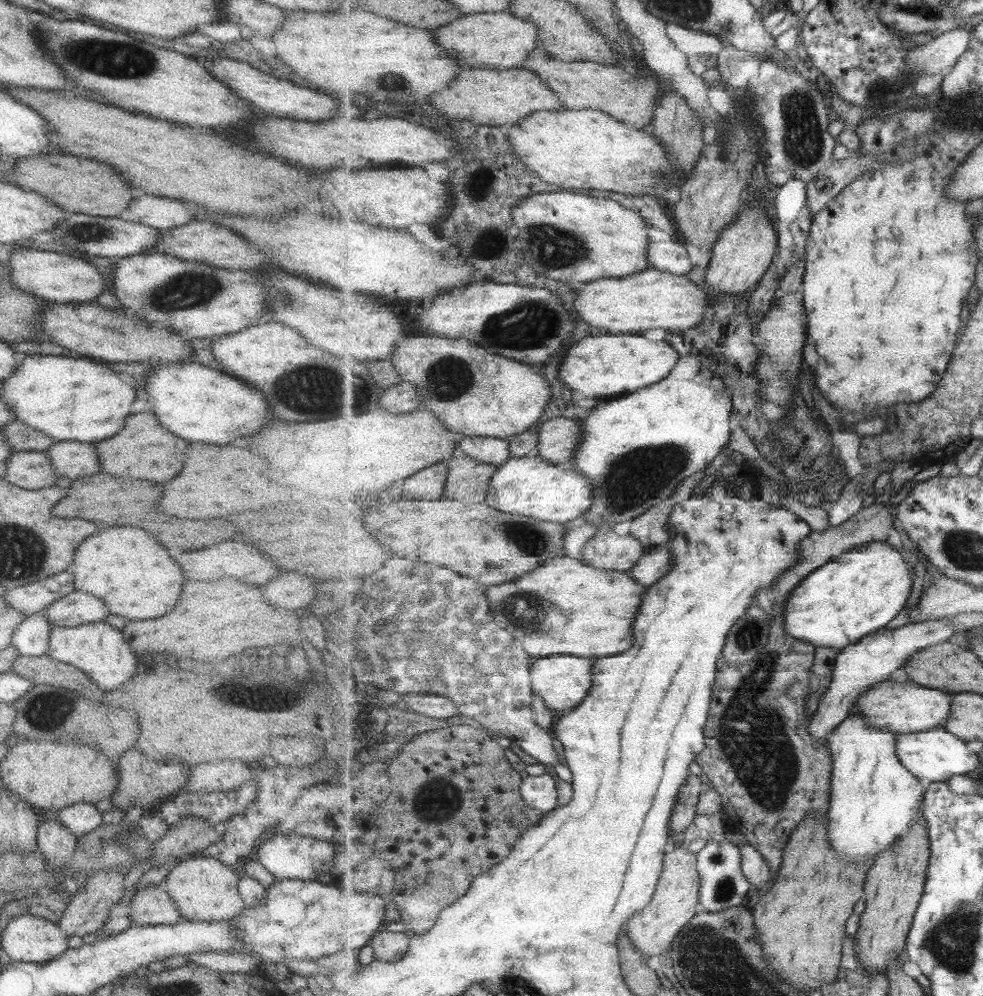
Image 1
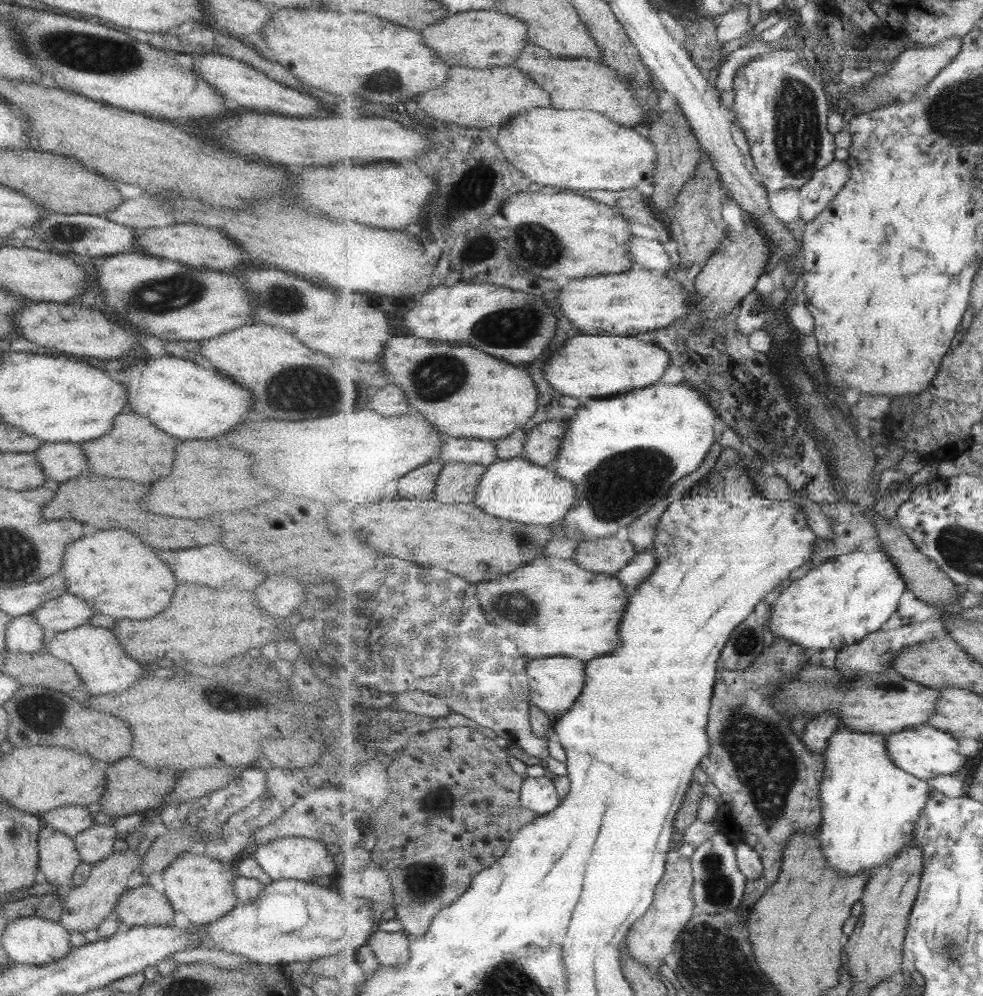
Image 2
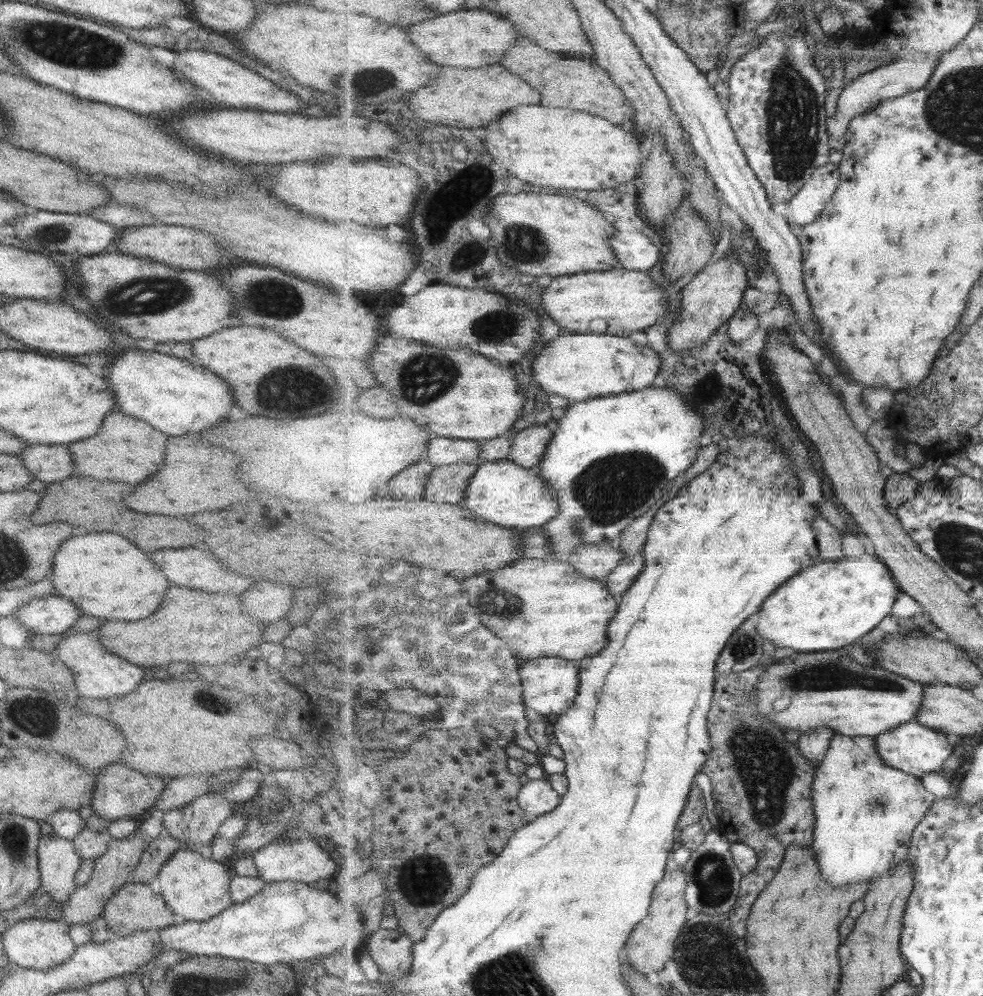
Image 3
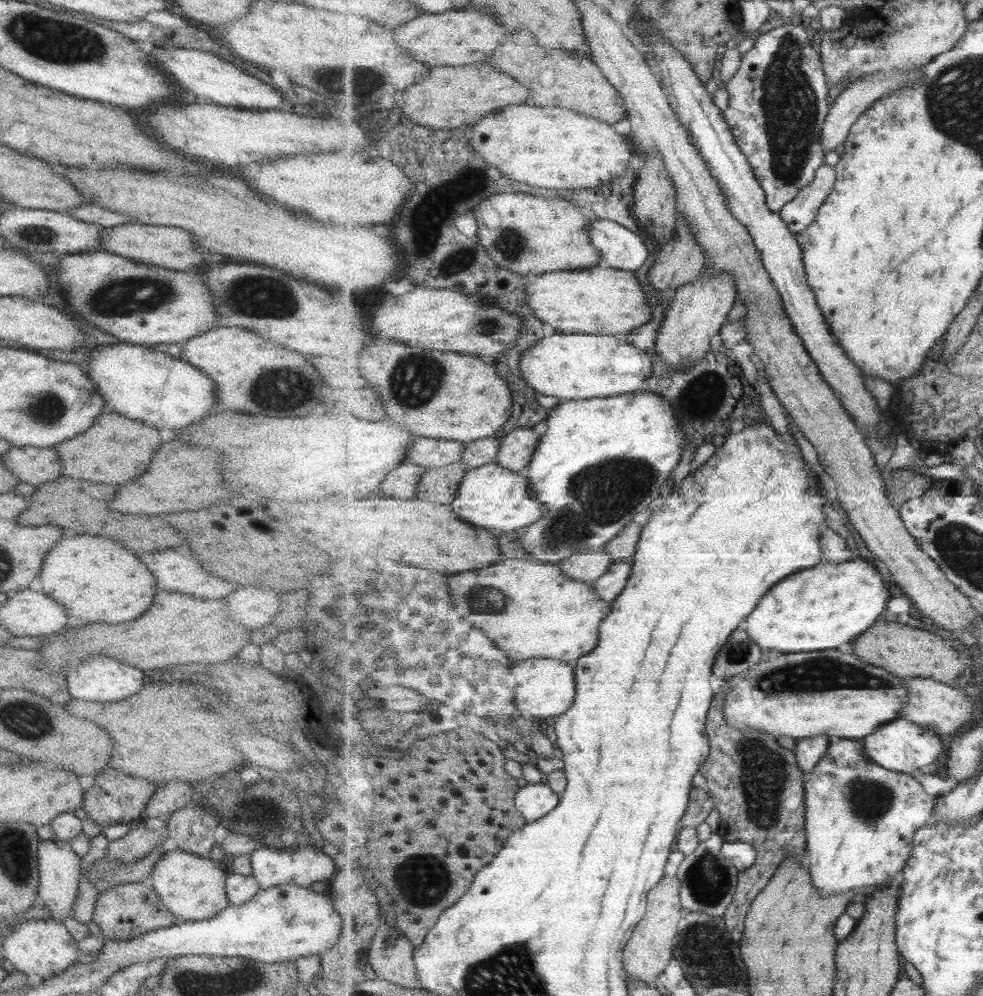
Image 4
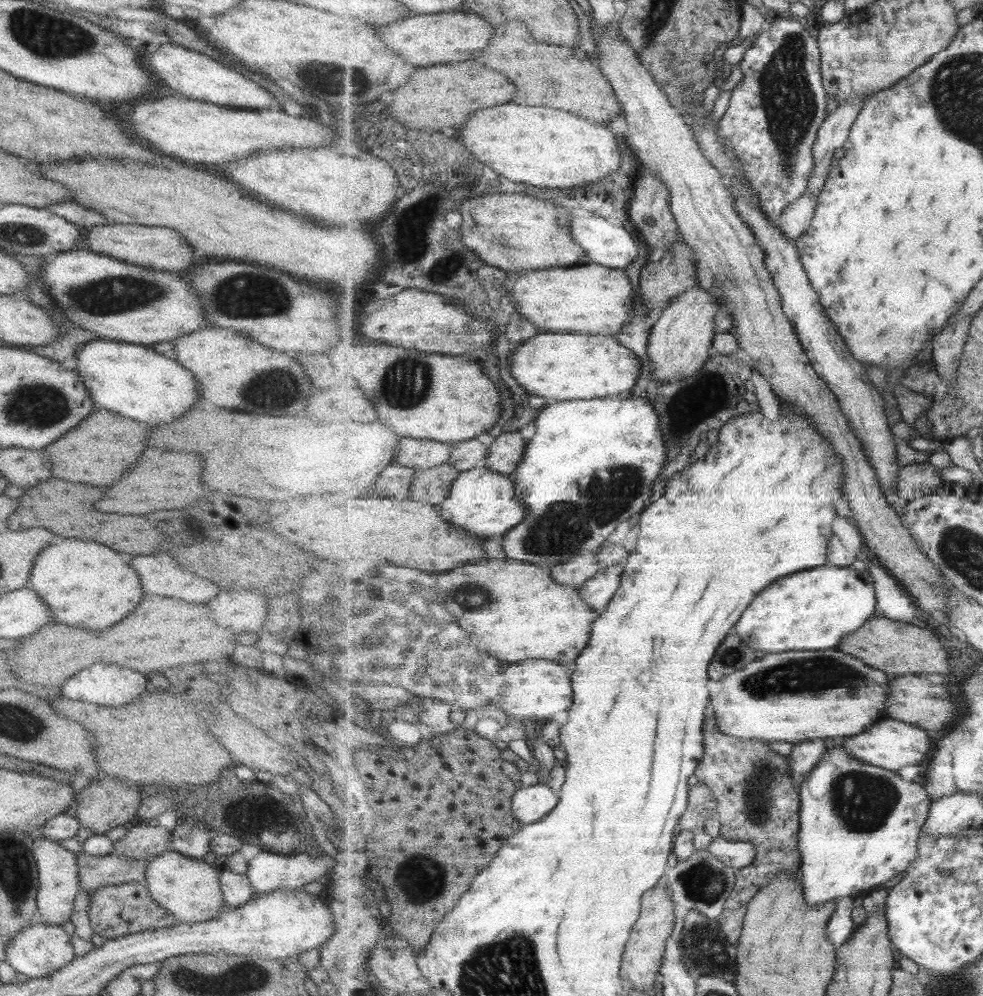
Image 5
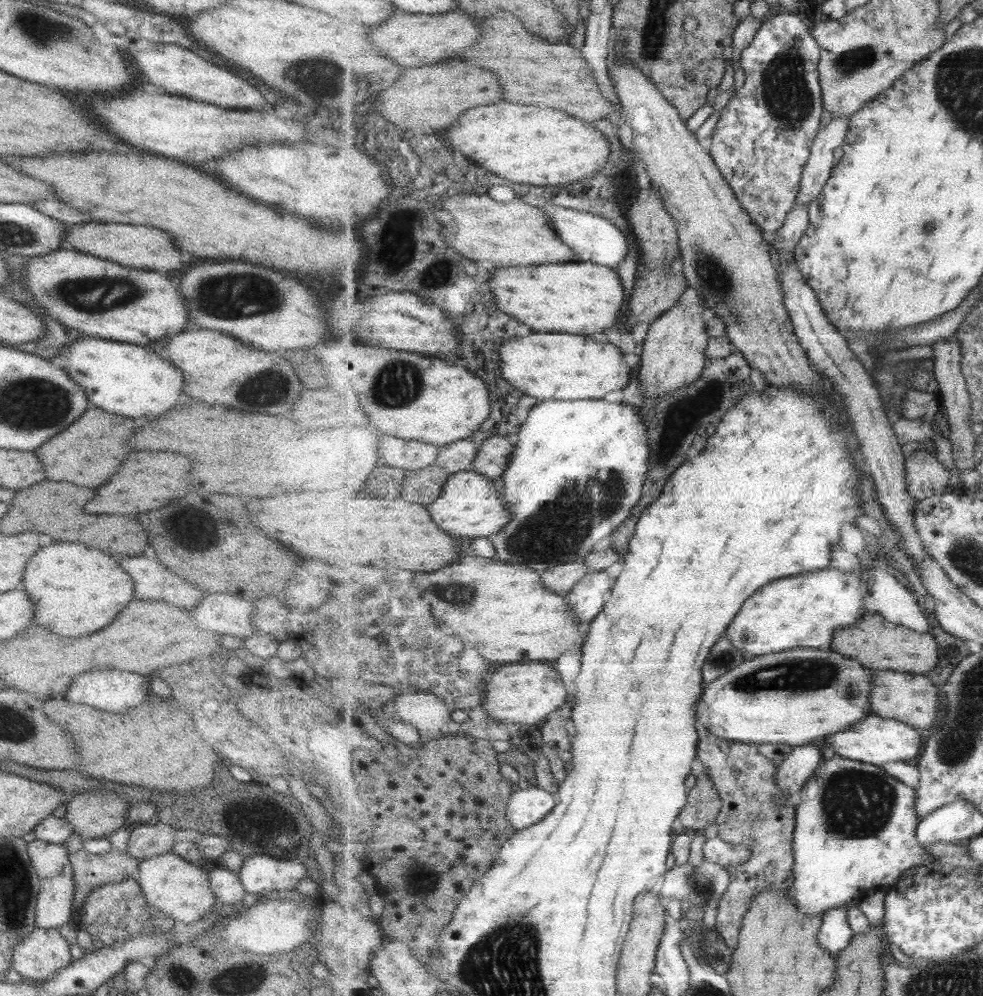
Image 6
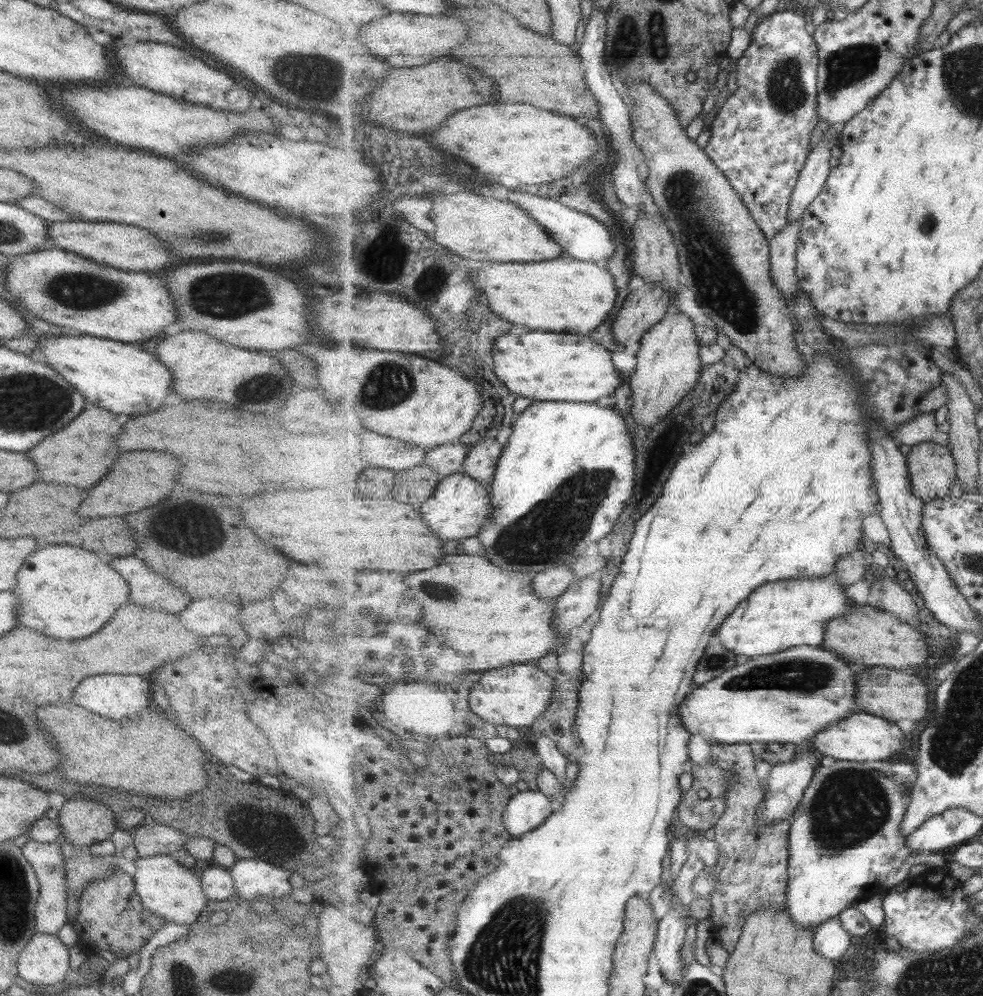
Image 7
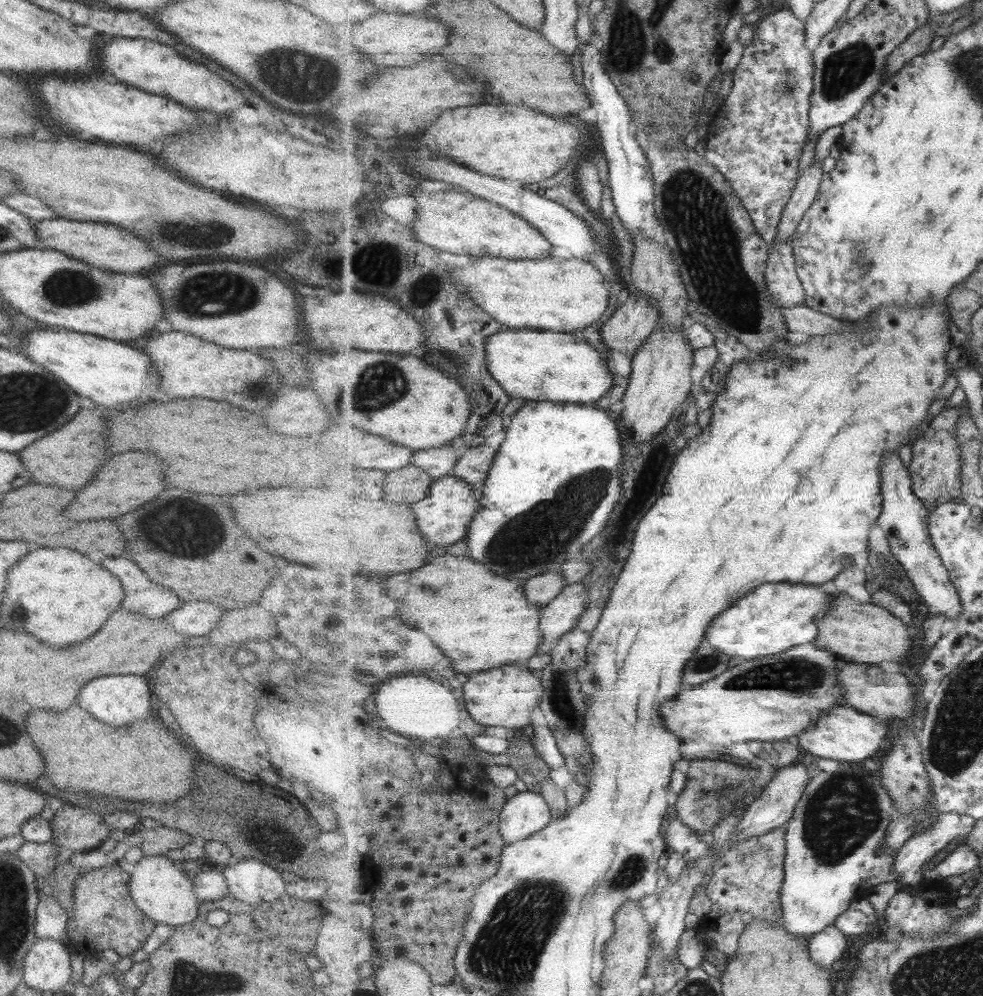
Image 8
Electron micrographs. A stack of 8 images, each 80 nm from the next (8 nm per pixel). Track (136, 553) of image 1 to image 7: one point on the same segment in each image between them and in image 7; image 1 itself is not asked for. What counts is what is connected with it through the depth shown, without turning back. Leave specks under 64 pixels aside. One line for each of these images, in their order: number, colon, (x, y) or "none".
2: (112, 571)
3: (104, 576)
4: (95, 581)
5: (83, 584)
6: (74, 591)
7: (62, 592)

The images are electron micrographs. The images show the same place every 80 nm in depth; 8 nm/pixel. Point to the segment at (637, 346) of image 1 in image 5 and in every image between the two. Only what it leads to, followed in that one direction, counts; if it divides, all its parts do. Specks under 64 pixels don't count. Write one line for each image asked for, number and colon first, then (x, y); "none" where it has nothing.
2: (594, 367)
3: (580, 366)
4: (579, 366)
5: (565, 366)

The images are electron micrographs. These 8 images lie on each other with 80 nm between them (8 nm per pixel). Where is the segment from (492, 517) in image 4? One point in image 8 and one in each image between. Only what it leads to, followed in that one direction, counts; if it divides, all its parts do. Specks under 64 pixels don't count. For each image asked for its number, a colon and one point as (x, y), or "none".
5: (483, 502)
6: (471, 505)
7: (460, 508)
8: (444, 517)

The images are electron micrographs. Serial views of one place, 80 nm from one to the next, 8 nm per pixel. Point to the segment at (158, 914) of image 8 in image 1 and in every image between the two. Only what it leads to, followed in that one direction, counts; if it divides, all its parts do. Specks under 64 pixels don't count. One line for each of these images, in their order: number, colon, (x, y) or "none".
1: (203, 889)
2: (201, 887)
3: (193, 885)
4: (192, 887)
5: (187, 888)
6: (179, 889)
7: (164, 887)

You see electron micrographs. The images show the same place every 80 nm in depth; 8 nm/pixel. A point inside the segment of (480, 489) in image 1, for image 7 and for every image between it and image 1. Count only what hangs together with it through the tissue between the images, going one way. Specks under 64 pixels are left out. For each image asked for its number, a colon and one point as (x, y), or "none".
2: (458, 482)
3: (448, 484)
4: (441, 485)
5: (432, 485)
6: (425, 485)
7: (416, 485)

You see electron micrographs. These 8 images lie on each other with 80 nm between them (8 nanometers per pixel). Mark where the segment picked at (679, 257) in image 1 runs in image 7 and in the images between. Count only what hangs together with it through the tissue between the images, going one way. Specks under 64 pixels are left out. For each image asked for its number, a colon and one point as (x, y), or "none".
2: (647, 252)
3: (635, 251)
4: (620, 248)
5: (605, 240)
6: (595, 239)
7: (581, 236)

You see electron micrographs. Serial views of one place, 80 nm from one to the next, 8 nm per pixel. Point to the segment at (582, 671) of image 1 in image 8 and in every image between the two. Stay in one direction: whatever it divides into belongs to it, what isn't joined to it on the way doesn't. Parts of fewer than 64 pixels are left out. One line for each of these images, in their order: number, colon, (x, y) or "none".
2: (556, 683)
3: (551, 685)
4: (546, 687)
5: (535, 689)
6: (525, 693)
7: (515, 695)
8: (505, 696)

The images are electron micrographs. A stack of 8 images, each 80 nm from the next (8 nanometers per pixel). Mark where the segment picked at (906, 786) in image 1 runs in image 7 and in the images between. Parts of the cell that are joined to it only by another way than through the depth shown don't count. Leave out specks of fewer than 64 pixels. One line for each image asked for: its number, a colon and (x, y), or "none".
2: (871, 808)
3: (867, 813)
4: (862, 819)
5: (860, 825)
6: (856, 833)
7: (845, 843)

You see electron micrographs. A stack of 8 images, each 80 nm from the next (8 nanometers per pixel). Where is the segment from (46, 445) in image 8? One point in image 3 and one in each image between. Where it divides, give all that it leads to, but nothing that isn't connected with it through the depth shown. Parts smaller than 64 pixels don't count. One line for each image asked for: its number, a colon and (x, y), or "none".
3: (123, 448)
4: (114, 449)
5: (102, 446)
6: (87, 452)
7: (74, 455)

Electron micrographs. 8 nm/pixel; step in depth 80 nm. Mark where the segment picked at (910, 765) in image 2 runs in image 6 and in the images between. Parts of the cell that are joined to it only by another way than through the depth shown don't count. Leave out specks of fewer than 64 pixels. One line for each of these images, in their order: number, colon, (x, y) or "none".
3: (913, 748)
4: (901, 745)
5: (888, 743)
6: (875, 740)

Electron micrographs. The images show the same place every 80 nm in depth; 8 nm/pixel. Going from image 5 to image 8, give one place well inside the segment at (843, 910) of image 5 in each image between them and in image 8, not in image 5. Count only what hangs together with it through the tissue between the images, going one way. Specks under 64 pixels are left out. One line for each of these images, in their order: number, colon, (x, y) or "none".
6: (836, 935)
7: (831, 939)
8: (827, 947)

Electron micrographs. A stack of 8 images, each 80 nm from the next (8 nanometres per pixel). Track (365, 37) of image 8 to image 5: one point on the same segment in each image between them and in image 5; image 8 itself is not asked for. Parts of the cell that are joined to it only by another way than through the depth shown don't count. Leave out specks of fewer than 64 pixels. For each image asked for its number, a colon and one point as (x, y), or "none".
5: (429, 39)
6: (412, 39)
7: (407, 40)

